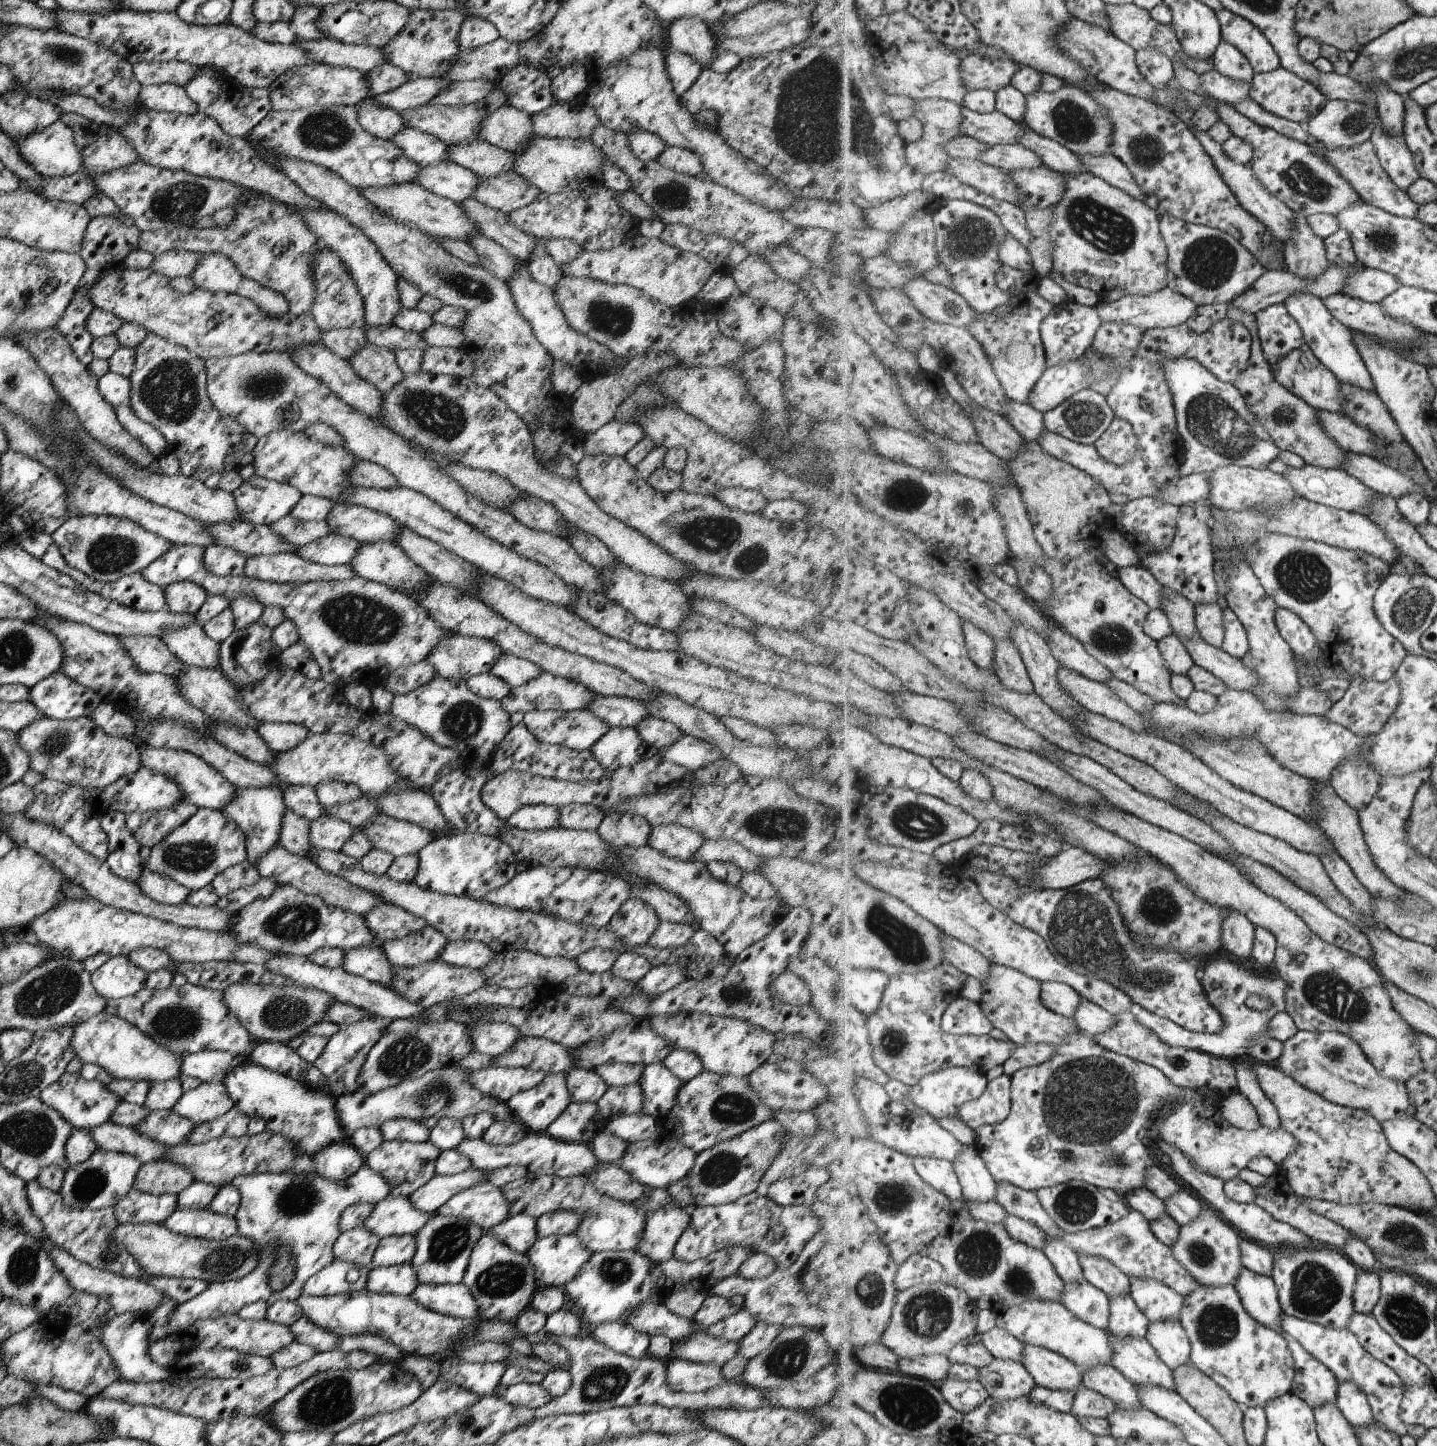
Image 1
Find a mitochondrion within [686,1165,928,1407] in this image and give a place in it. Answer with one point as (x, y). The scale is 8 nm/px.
(787, 1359)

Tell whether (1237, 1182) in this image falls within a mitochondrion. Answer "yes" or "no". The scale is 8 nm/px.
no

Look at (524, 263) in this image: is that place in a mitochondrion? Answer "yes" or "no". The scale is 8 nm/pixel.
no

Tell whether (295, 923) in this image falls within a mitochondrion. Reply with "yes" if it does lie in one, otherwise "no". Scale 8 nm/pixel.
yes

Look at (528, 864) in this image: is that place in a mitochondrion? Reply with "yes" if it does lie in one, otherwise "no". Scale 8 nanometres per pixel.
no

